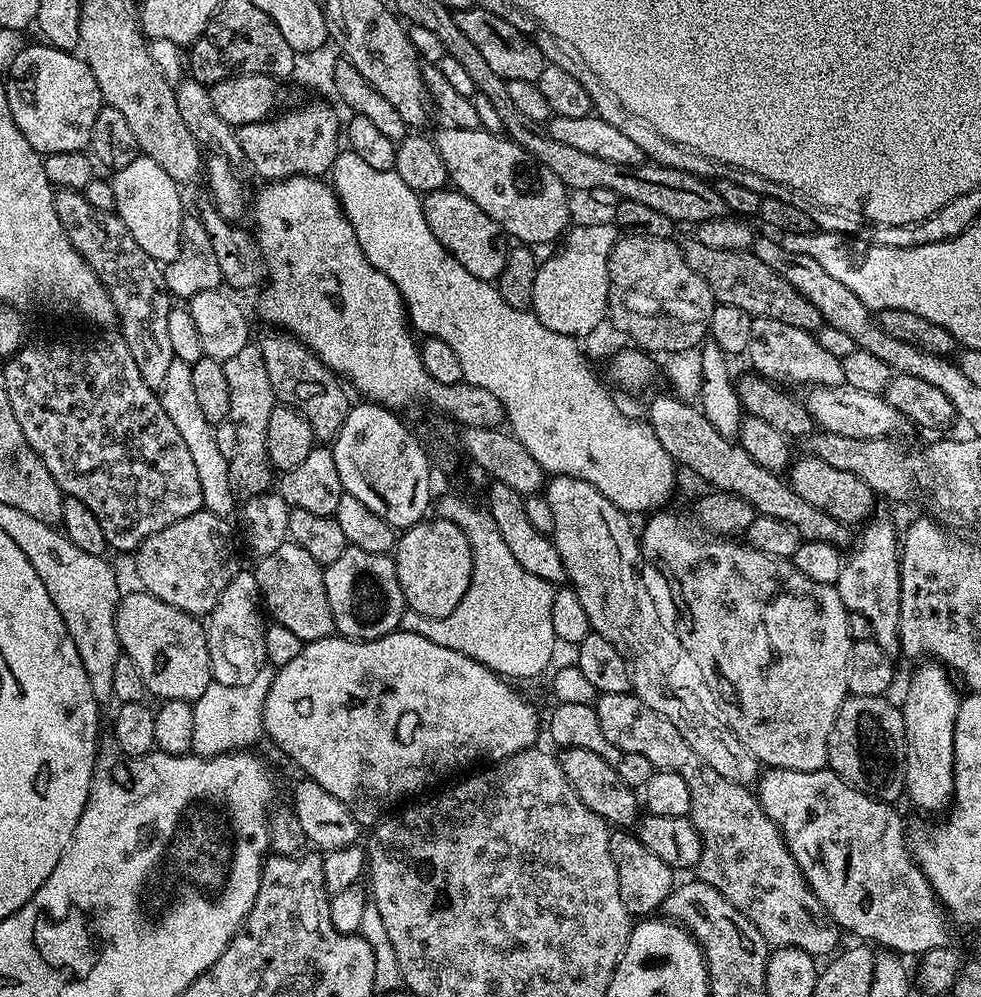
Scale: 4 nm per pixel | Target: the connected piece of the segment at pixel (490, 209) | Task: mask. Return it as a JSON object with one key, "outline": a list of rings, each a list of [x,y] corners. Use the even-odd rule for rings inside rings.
{"outline":[[[443,126],[437,132],[434,132],[434,139],[438,146],[438,154],[442,154],[442,162],[446,162],[446,170],[451,187],[457,192],[466,194],[466,198],[470,198],[470,202],[474,202],[474,206],[482,209],[482,214],[490,214],[490,218],[494,218],[494,222],[498,222],[498,226],[503,230],[505,236],[513,241],[519,242],[524,246],[537,246],[536,244],[548,244],[551,240],[559,241],[561,237],[568,232],[570,221],[568,222],[568,188],[560,181],[560,176],[552,168],[540,168],[540,164],[523,148],[520,144],[515,144],[512,140],[507,140],[507,135],[488,132],[484,128],[453,128],[451,126]]]}

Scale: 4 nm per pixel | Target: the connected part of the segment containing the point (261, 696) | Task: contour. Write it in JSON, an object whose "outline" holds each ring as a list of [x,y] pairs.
{"outline":[[[262,667],[247,688],[213,686],[203,692],[191,705],[192,748],[198,756],[221,756],[224,752],[248,750],[253,747],[264,726],[264,703],[272,685],[274,672]]]}

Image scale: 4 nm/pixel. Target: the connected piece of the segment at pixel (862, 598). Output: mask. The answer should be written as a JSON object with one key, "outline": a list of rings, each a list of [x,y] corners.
{"outline":[[[876,520],[863,525],[864,533],[852,553],[847,553],[844,568],[838,574],[834,587],[849,612],[862,614],[870,622],[872,639],[878,642],[887,656],[896,658],[900,650],[900,557],[898,555],[898,528],[888,520]]]}

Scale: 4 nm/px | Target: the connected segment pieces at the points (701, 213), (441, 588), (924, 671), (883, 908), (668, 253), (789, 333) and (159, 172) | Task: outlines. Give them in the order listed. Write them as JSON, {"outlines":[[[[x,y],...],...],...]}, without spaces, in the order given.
{"outlines":[[[[591,154],[583,156],[582,163],[584,163],[585,193],[589,194],[595,189],[614,190],[621,200],[633,200],[643,202],[646,206],[654,206],[654,210],[666,214],[666,218],[670,218],[677,225],[697,226],[725,215],[726,207],[716,187],[689,172],[662,168],[651,162],[622,166],[622,162],[605,162],[604,159]]],[[[425,518],[412,525],[397,539],[394,559],[405,605],[426,618],[446,618],[446,614],[462,602],[462,594],[466,594],[466,586],[470,586],[470,542],[466,542],[466,534],[449,520]]],[[[924,662],[917,668],[920,669],[913,674],[908,684],[908,693],[904,696],[904,704],[900,708],[904,719],[906,748],[906,800],[920,812],[943,813],[954,799],[954,730],[962,696],[956,693],[957,685],[943,664]]],[[[829,767],[813,772],[768,768],[758,781],[758,799],[762,810],[766,810],[766,814],[780,828],[810,890],[814,890],[818,902],[822,902],[833,922],[840,925],[845,933],[853,932],[864,939],[861,941],[880,944],[876,946],[905,957],[915,957],[934,946],[949,943],[949,917],[925,878],[924,871],[914,862],[906,828],[904,832],[904,824],[891,803],[875,800],[873,796],[850,787]]],[[[621,235],[609,256],[607,319],[648,354],[700,348],[717,303],[712,287],[690,266],[675,239]]],[[[752,318],[750,346],[746,356],[747,359],[752,359],[752,364],[756,367],[753,369],[759,375],[781,386],[804,384],[803,386],[832,388],[835,384],[844,383],[839,356],[830,354],[830,350],[822,350],[813,333],[798,326],[786,326],[786,322],[778,322],[778,318]]],[[[143,154],[136,157],[130,166],[115,169],[111,177],[114,186],[115,213],[126,222],[126,230],[134,234],[134,242],[150,254],[157,264],[163,266],[178,258],[180,239],[182,238],[182,222],[186,215],[184,204],[180,201],[181,185],[176,183],[154,158]]]]}

